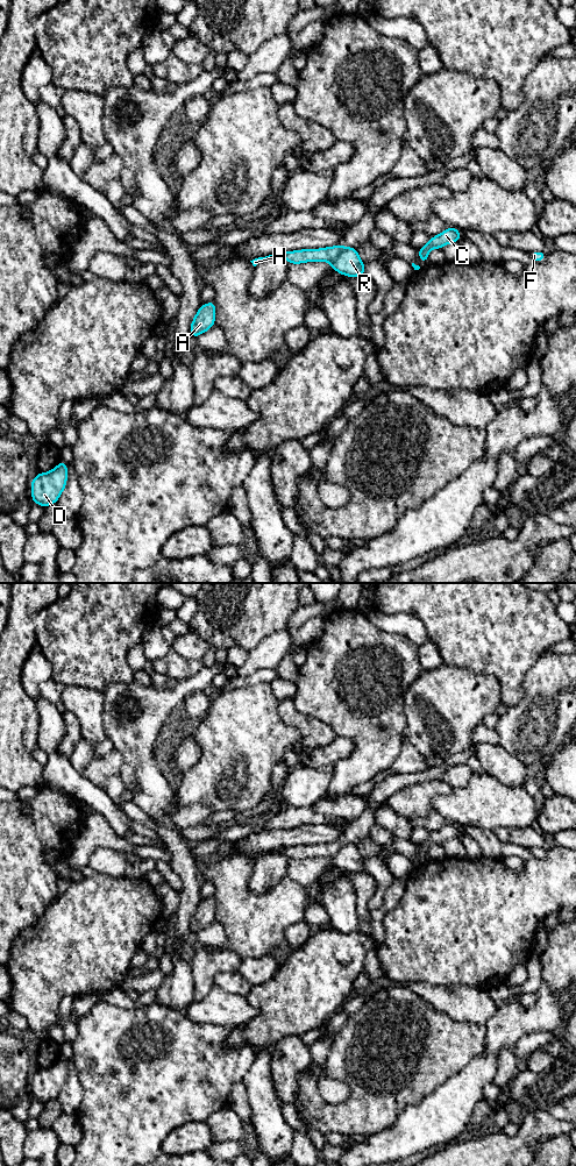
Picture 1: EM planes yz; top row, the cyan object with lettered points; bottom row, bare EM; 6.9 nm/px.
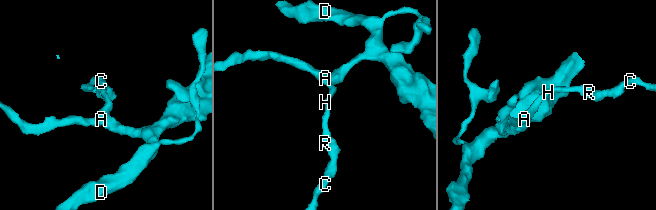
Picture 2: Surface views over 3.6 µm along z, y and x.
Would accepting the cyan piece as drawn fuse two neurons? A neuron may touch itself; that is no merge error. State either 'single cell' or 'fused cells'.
fused cells

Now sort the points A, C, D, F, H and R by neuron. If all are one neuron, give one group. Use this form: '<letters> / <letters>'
A D H / C F R

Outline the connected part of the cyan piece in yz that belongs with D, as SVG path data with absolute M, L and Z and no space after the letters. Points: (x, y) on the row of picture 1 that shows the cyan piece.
M62 460L52 470L38 472L30 483L31 503L43 509L57 504L67 484L69 465Z

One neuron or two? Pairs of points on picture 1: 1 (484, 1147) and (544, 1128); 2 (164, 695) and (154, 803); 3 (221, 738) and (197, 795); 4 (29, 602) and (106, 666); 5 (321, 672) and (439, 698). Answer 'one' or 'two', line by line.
1: one
2: one
3: one
4: two
5: two

